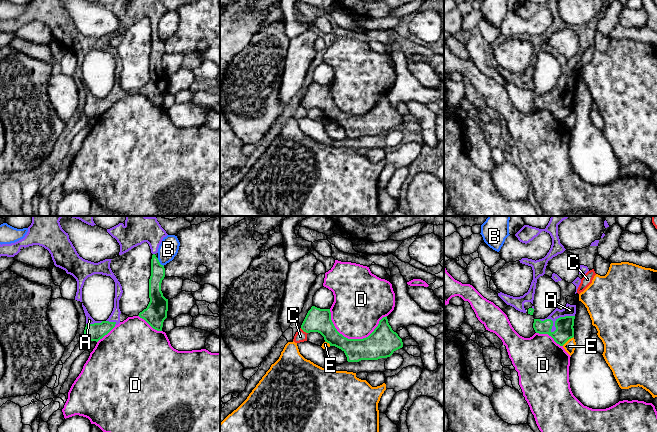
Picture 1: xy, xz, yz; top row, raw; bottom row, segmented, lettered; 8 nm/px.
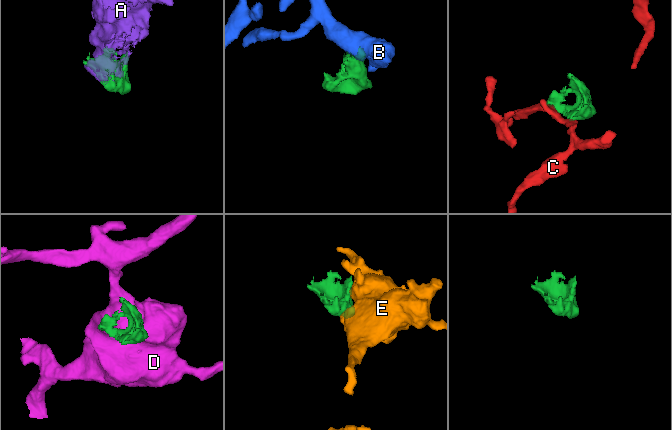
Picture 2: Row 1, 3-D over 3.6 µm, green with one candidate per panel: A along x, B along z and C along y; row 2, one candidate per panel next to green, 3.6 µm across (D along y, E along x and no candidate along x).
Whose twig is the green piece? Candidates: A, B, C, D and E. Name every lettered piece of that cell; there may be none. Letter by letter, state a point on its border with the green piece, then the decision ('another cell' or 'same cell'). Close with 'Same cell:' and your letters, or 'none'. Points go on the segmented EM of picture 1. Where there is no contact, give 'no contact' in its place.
A: meets green in yz at (556, 319); same cell
B: meets green in xy at (159, 262); another cell
C: meets green in xz at (304, 331); another cell
D: meets green in xz at (353, 339); another cell
E: meets green in yz at (567, 340); another cell
Same cell: A

